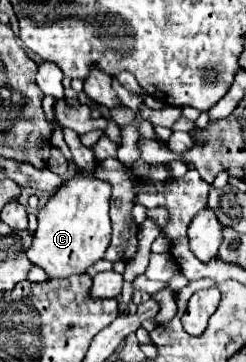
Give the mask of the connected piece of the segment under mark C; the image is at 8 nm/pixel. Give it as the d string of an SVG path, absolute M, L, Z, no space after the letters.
M74 174L38 212L38 230L34 232L32 246L26 250L28 260L34 266L40 266L48 278L68 278L72 274L84 274L94 262L104 258L104 252L110 244L110 184L98 178L86 178L82 174Z

